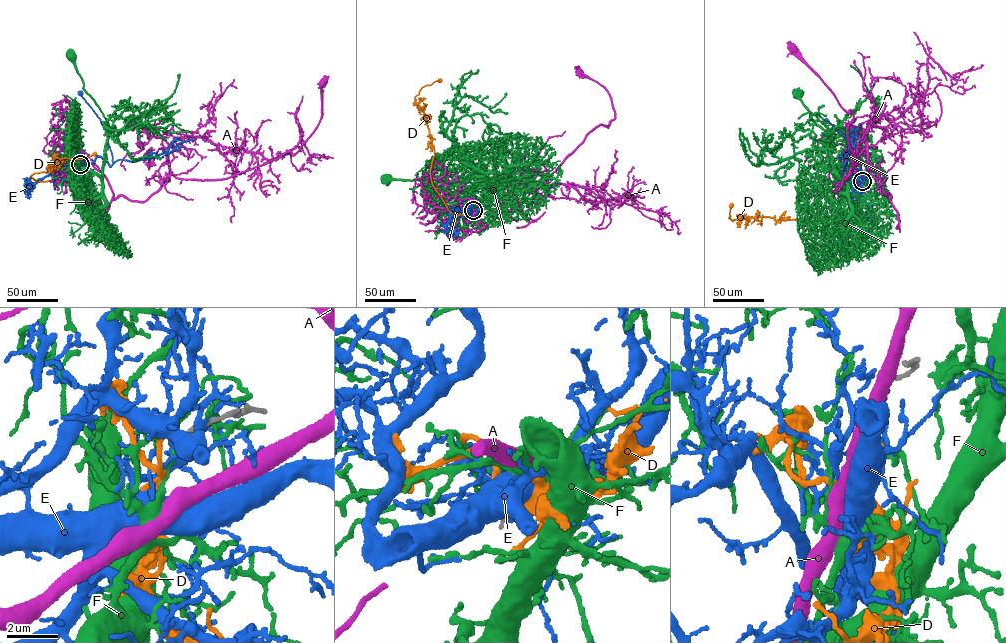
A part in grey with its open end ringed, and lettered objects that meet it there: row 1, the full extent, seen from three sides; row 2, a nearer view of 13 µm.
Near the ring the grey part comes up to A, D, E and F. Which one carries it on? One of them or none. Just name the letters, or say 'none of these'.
F

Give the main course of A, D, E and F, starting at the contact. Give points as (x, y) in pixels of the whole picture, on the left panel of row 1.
A: (81, 164), (93, 160), (113, 198), (142, 201), (170, 173), (226, 179), (298, 151), (321, 116), (322, 83)
D: (80, 164), (55, 179), (37, 181), (30, 176), (52, 169), (58, 162), (54, 157), (94, 154)
E: (80, 164), (100, 156), (110, 166), (113, 163), (105, 129), (80, 92)
F: (80, 165), (79, 185), (90, 198), (103, 199), (105, 203), (99, 208)

